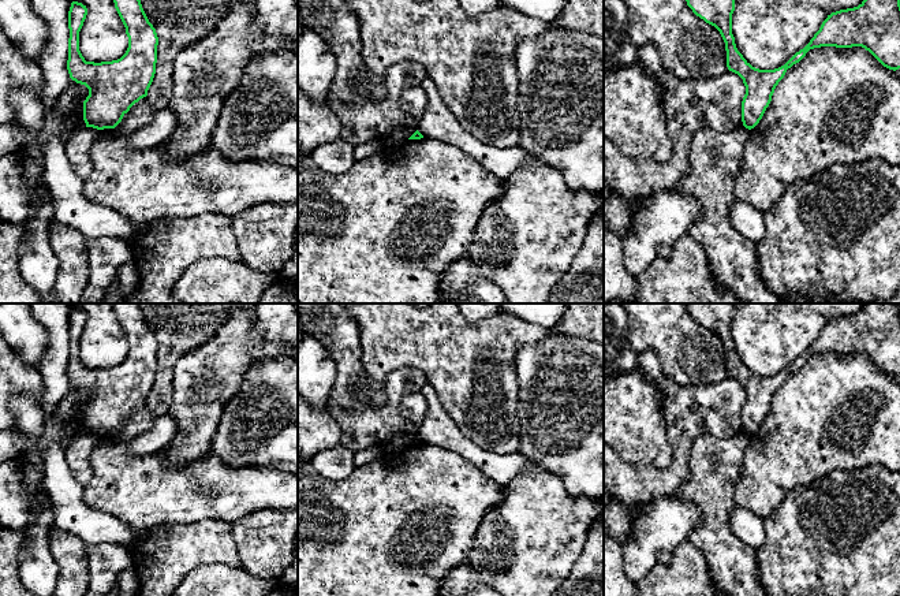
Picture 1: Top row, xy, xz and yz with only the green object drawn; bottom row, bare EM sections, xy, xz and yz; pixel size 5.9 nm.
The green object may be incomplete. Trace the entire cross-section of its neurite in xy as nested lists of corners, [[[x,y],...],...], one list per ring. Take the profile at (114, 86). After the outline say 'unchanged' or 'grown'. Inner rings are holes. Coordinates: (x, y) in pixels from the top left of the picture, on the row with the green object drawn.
[[[113,0],[113,3],[126,27],[128,48],[120,59],[112,62],[94,63],[85,60],[79,51],[79,31],[86,19],[87,8],[82,3],[72,1],[68,11],[67,70],[72,81],[89,89],[89,96],[83,101],[83,120],[86,127],[97,130],[115,128],[130,108],[147,96],[156,74],[158,37],[142,8],[141,0]]]; unchanged

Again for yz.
[[[735,0],[686,1],[697,16],[720,31],[725,42],[727,67],[737,74],[746,86],[742,122],[748,130],[762,119],[787,70],[799,63],[810,49],[862,46],[884,67],[893,71],[900,68],[900,0],[863,0],[858,7],[832,12],[810,42],[774,70],[753,67],[737,51],[732,34]]]; unchanged

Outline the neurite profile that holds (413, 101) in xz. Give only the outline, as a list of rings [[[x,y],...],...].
[[[421,86],[406,89],[400,97],[402,111],[415,119],[415,124],[407,124],[404,127],[395,128],[389,131],[382,139],[381,144],[384,148],[395,148],[406,141],[417,131],[418,123],[422,118],[422,113],[426,107],[426,93]]]

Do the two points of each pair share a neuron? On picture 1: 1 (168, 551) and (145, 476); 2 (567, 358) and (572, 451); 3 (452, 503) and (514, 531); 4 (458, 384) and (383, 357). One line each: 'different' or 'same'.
1: different
2: same
3: different
4: same

